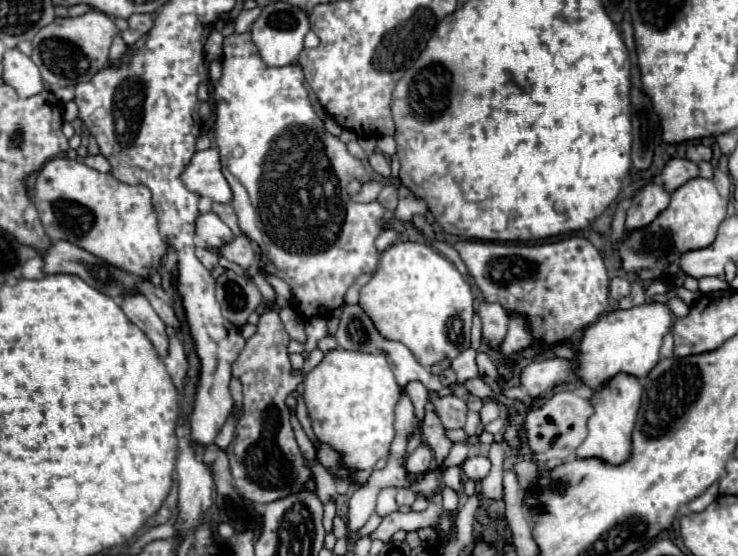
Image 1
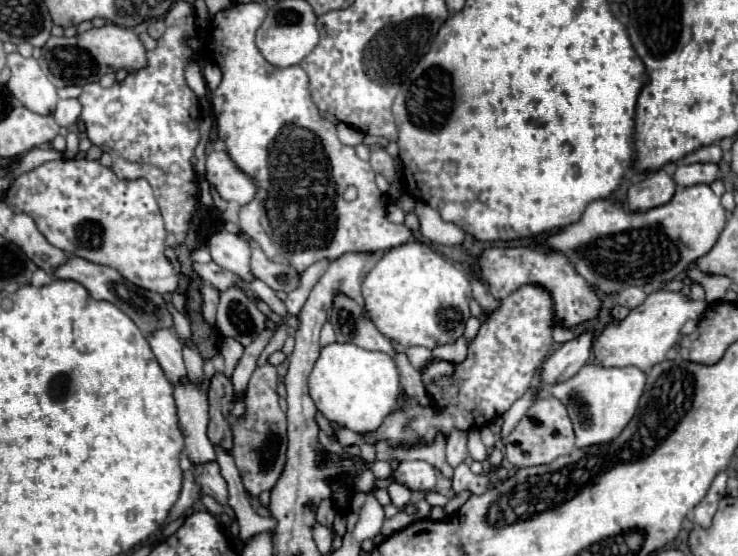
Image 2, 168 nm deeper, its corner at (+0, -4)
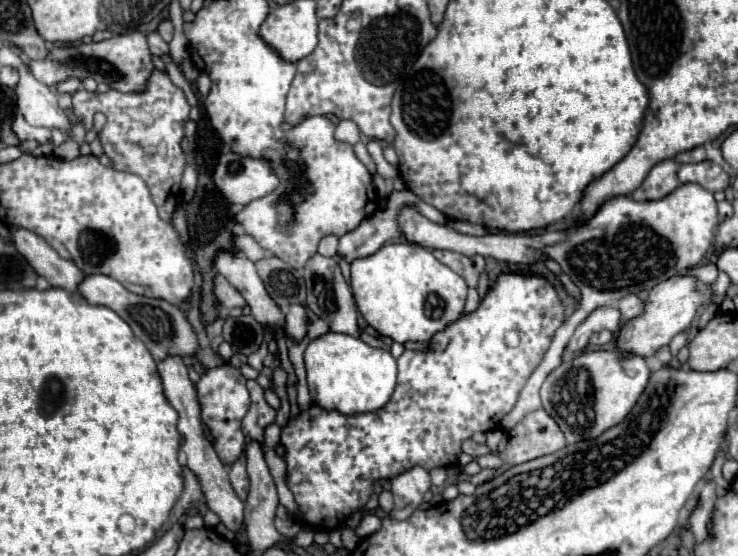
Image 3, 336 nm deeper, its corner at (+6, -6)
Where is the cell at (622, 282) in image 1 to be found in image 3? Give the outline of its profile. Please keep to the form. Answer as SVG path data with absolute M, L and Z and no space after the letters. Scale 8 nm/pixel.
M629 294L629 296L623 296L623 298L617 302L617 308L619 308L623 320L631 320L633 316L639 316L639 314L641 314L643 302L639 300L637 294Z

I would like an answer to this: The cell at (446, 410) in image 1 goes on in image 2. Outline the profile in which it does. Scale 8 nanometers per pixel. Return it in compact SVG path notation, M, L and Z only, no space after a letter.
M459 430L451 432L451 436L447 440L447 462L455 468L467 456L469 456L469 450L467 450L467 432L459 432Z

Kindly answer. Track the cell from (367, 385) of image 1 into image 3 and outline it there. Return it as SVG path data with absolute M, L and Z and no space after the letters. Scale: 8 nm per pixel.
M329 332L309 342L305 368L311 400L325 410L337 410L345 416L377 412L389 402L397 384L397 362L387 350L371 348L363 340L345 334Z

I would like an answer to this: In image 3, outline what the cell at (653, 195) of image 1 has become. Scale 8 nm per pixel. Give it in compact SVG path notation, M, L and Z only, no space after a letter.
M673 160L659 162L645 178L645 182L631 194L633 200L661 200L679 186L677 166Z

